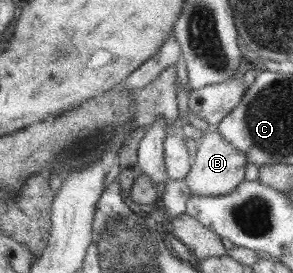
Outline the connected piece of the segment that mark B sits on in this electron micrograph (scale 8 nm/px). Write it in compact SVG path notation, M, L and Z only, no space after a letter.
M208 127L197 145L196 157L191 163L186 175L186 187L191 195L218 196L227 195L244 180L244 170L247 165L246 157L227 143L215 127Z

